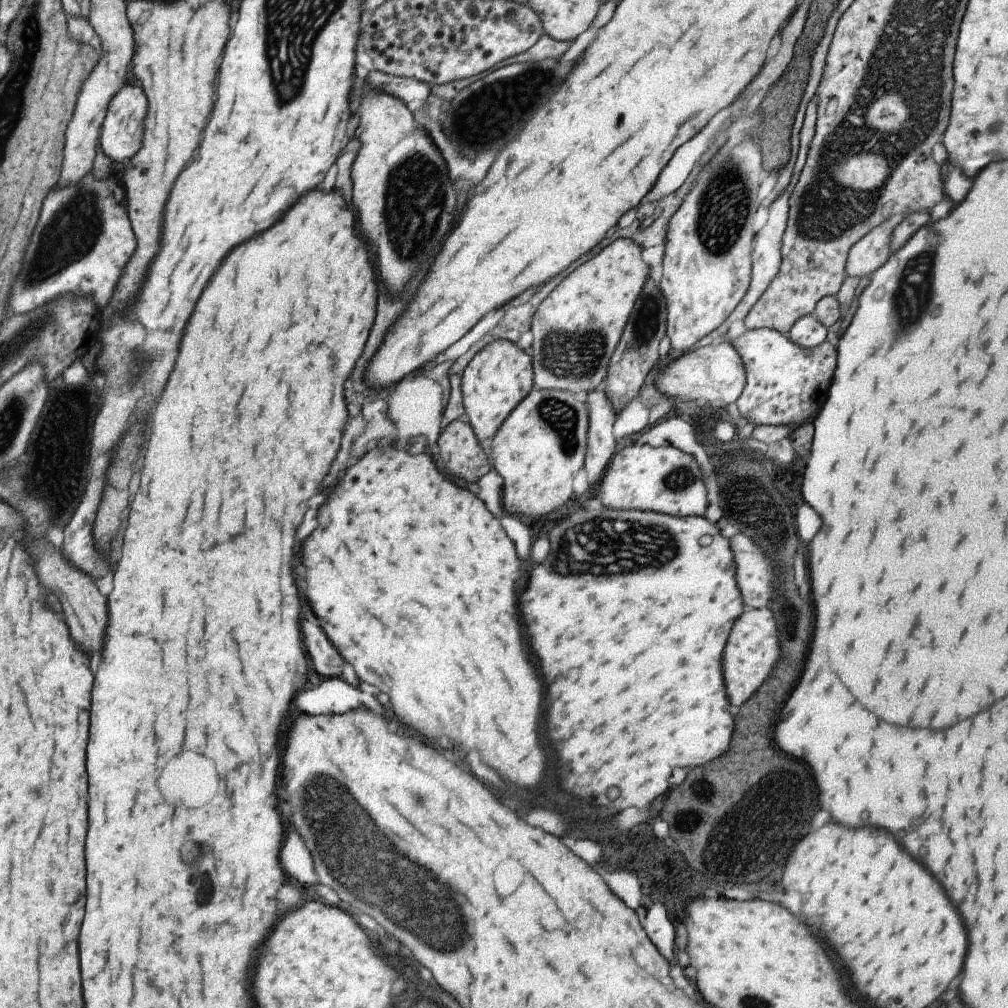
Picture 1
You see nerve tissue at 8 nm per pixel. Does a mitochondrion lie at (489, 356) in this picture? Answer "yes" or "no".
no

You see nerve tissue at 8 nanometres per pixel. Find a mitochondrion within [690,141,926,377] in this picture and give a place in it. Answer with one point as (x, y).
(723, 212)

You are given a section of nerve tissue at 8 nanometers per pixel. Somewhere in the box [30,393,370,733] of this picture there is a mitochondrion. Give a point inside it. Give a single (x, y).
(60, 512)

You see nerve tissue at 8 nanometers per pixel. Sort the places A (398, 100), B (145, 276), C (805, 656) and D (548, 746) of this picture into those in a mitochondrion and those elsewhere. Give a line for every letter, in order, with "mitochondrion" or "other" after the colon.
A: other
B: other
C: other
D: other

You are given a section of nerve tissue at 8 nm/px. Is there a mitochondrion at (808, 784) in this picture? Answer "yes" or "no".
yes

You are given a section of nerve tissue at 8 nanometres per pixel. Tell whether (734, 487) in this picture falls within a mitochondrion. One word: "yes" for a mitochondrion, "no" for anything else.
yes

